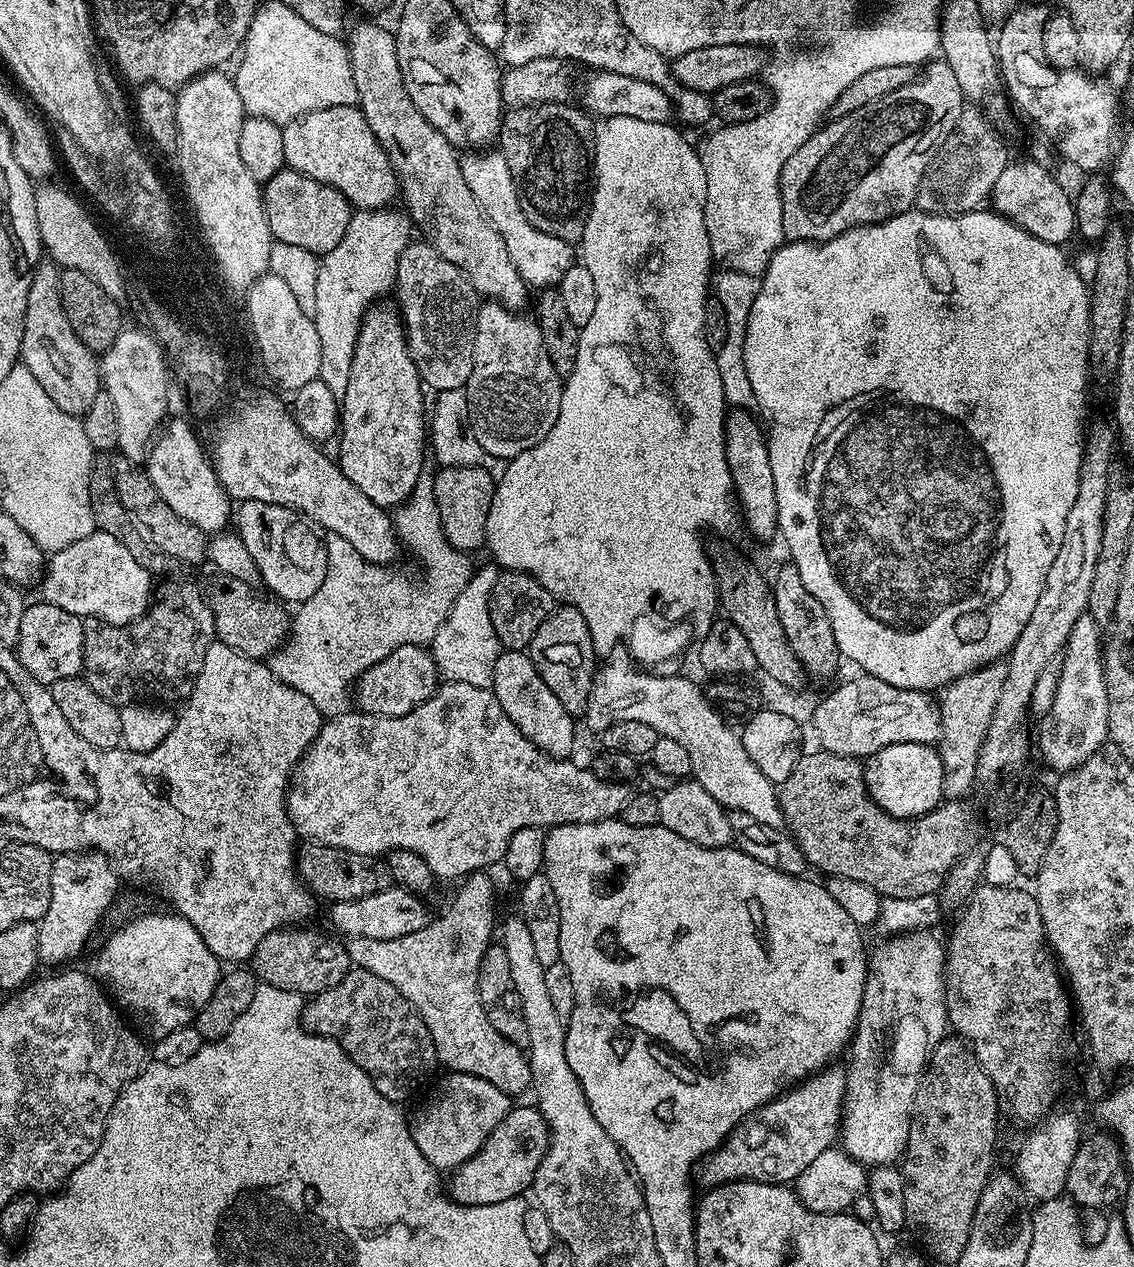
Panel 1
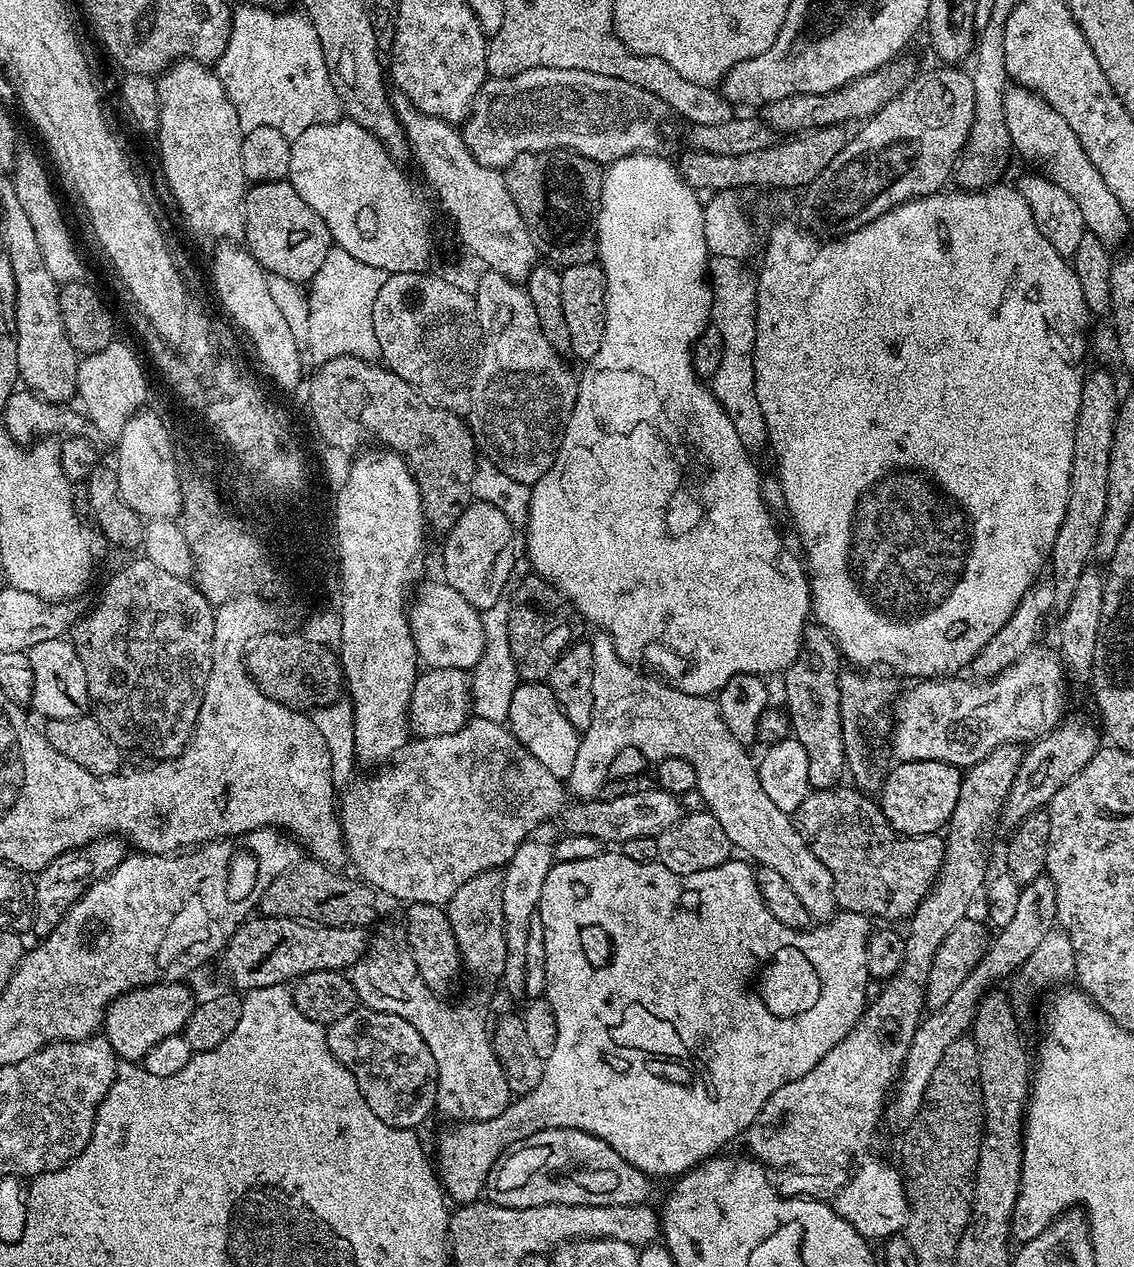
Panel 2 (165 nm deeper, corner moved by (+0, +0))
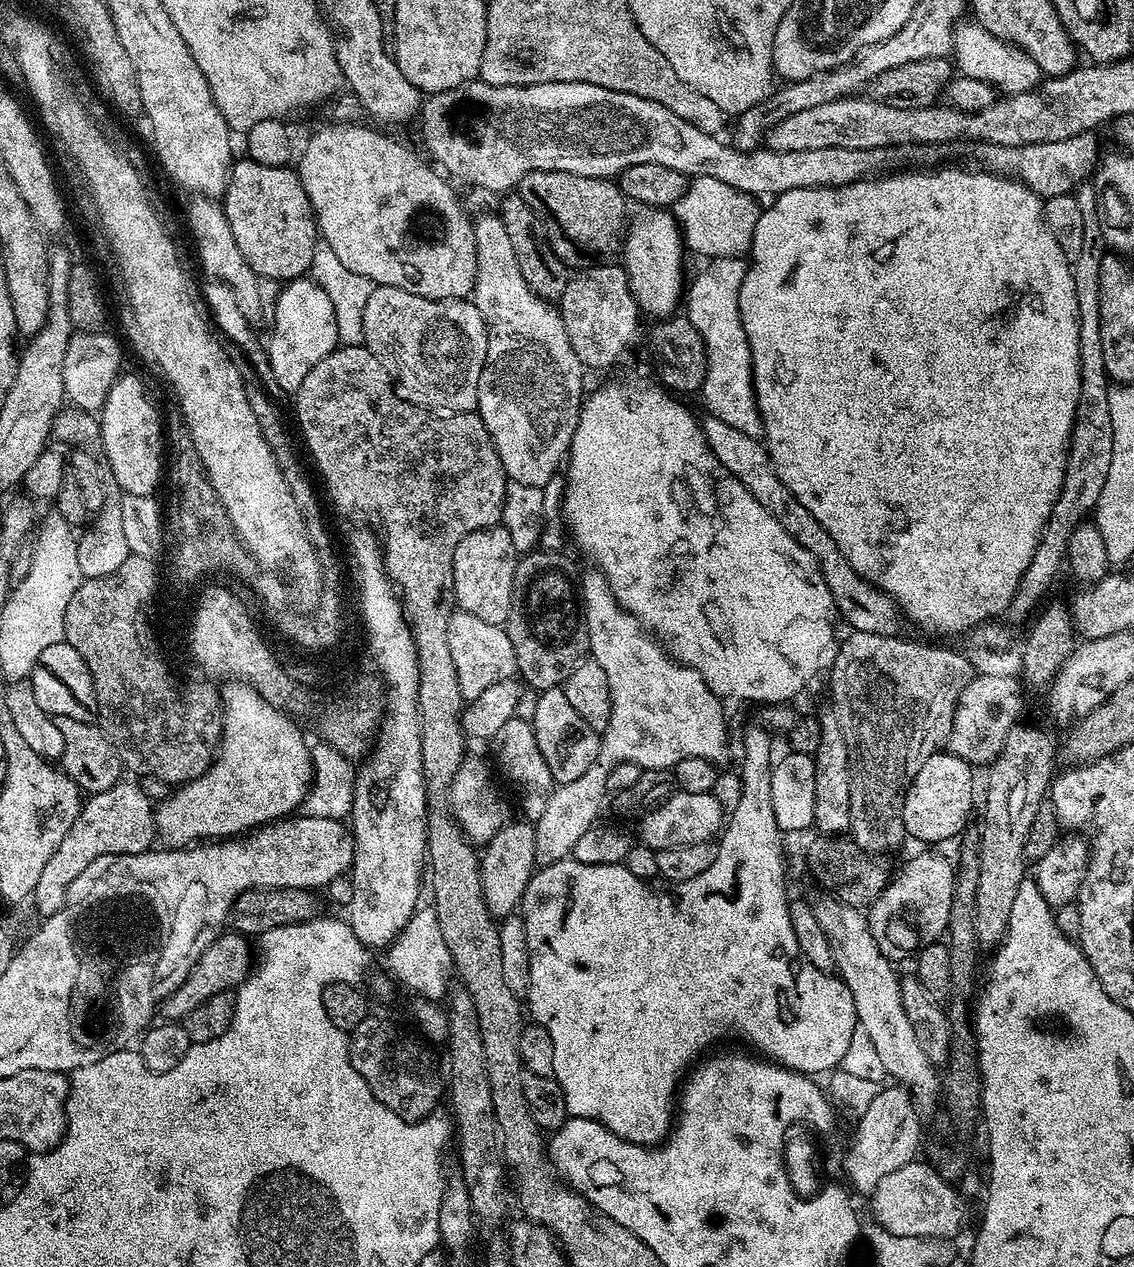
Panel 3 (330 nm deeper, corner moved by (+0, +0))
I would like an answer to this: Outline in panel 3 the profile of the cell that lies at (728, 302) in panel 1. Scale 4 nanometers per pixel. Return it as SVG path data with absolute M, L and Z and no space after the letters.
M713 256L696 277L691 277L686 288L686 315L694 330L704 341L704 356L708 359L706 378L702 389L707 411L717 416L726 426L734 426L734 430L742 430L742 434L760 438L764 435L764 423L756 406L756 385L752 383L752 355L750 342L746 338L746 330L742 326L742 314L738 310L738 294L742 290L742 282L746 278L747 263L738 256Z

